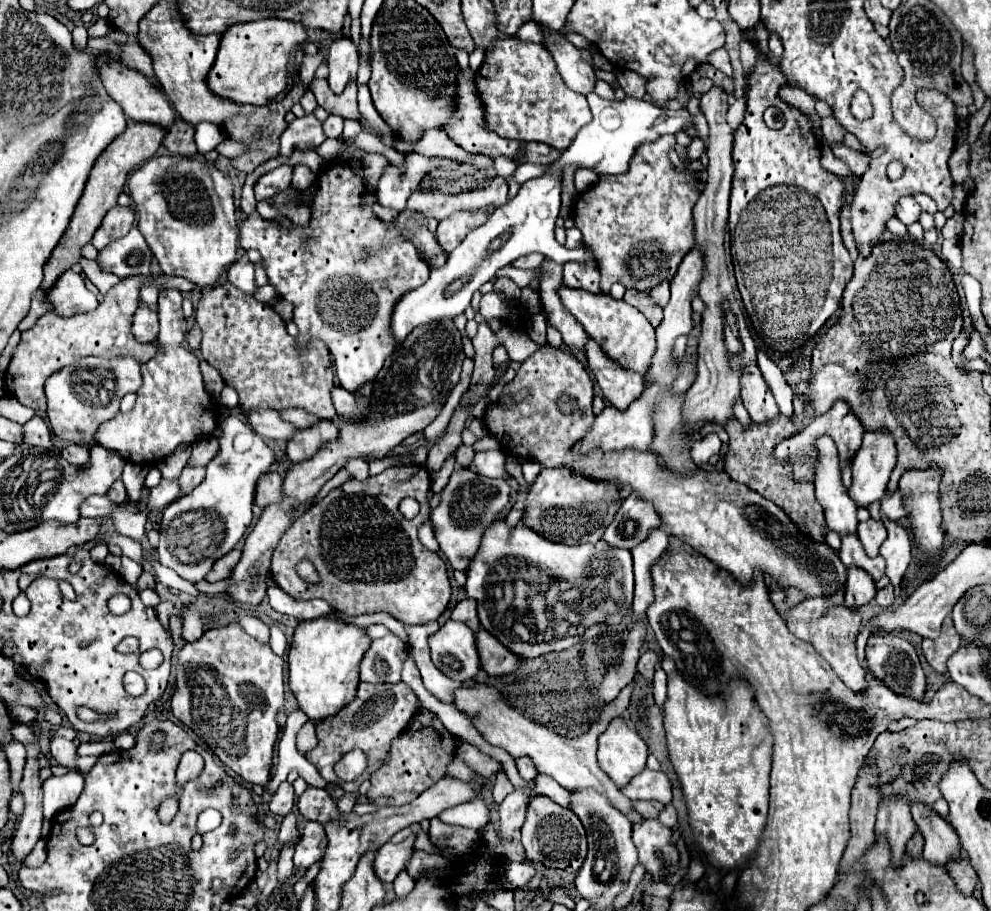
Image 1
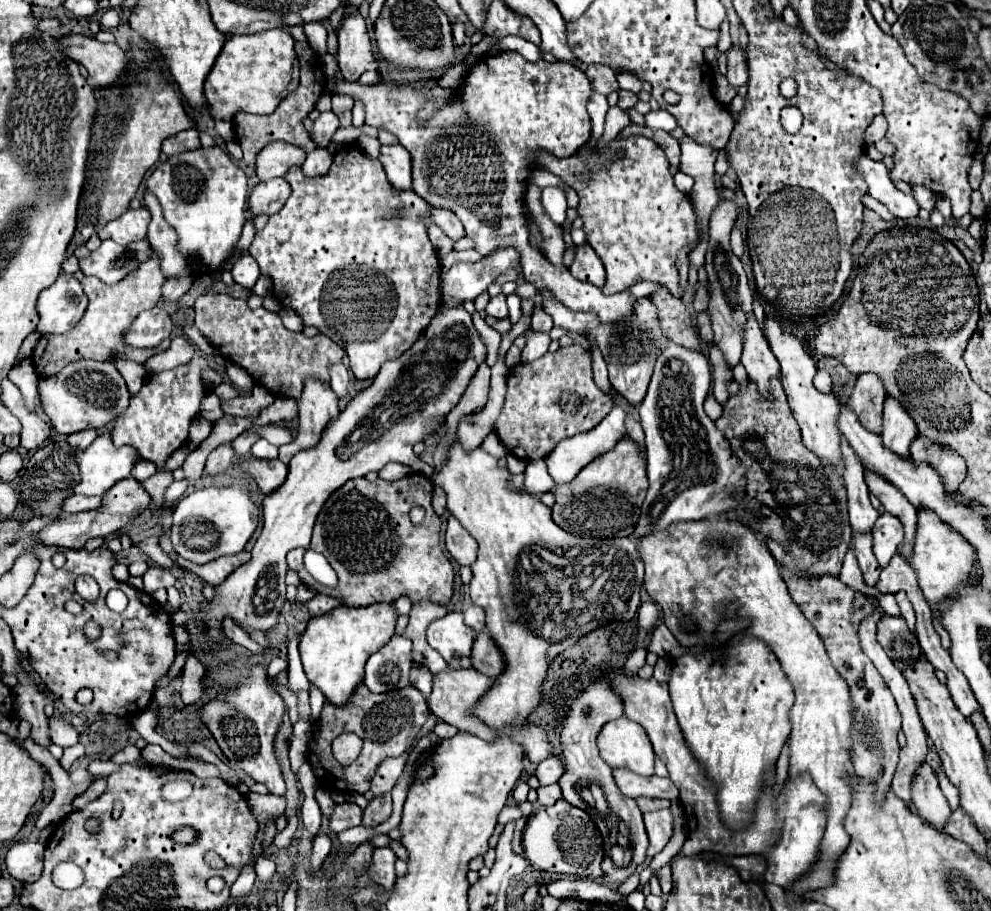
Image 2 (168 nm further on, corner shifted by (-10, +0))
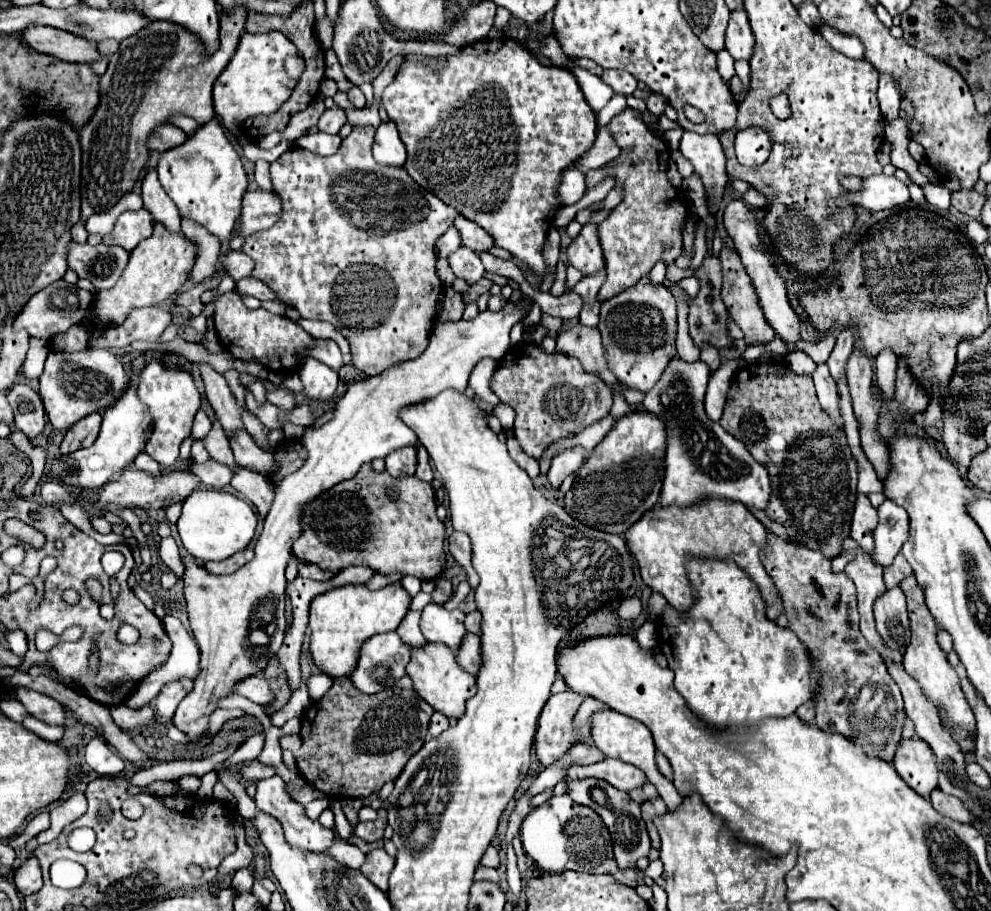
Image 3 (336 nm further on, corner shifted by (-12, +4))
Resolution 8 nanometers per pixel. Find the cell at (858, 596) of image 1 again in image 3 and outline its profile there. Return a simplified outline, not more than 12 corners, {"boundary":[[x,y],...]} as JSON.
{"boundary":[[858,495],[850,537],[868,555],[874,553],[876,509]]}

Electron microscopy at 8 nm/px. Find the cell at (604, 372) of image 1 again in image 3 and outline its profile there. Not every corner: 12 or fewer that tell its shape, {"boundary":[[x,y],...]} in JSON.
{"boundary":[[648,277],[600,307],[604,357],[640,393],[676,355],[676,299]]}

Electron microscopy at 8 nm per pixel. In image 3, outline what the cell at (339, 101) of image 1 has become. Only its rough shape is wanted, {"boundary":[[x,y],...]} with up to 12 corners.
{"boundary":[[508,39],[382,93],[406,171],[536,279],[596,139],[570,69]]}

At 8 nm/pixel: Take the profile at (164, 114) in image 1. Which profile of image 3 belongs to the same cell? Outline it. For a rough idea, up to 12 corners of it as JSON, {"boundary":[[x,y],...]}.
{"boundary":[[30,25],[26,43],[68,63],[94,63],[96,41],[54,27]]}

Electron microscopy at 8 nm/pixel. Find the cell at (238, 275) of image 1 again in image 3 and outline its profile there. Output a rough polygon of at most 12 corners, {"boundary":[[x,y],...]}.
{"boundary":[[228,251],[222,263],[234,281],[252,275],[254,259]]}

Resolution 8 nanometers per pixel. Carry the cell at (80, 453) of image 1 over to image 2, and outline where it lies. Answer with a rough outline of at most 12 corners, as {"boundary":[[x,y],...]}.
{"boundary":[[96,429],[68,435],[74,449],[86,449],[96,439]]}

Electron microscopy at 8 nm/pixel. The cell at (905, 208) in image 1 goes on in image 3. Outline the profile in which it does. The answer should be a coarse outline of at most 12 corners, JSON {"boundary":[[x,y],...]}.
{"boundary":[[884,173],[862,181],[846,203],[870,211],[904,207],[908,187]]}

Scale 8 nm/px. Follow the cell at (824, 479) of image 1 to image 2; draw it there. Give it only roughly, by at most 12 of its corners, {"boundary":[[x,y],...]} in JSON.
{"boundary":[[764,317],[802,439],[844,473],[838,403],[812,385],[814,359],[800,339]]}

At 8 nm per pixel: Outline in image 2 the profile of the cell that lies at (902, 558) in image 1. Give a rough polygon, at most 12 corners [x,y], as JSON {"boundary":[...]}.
{"boundary":[[866,473],[870,493],[902,521],[900,551],[910,553],[918,509],[878,473]]}

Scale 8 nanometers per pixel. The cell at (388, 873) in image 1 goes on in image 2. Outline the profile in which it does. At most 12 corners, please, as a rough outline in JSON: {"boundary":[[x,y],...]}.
{"boundary":[[374,849],[368,875],[384,889],[396,883],[392,849]]}

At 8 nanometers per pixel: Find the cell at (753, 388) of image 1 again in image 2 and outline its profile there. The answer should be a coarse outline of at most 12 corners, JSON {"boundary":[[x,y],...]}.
{"boundary":[[754,317],[744,325],[742,365],[762,395],[780,365]]}

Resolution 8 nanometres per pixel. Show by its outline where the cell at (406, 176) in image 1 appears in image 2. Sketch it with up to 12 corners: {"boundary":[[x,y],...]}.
{"boundary":[[400,143],[382,145],[378,161],[396,189],[412,189],[412,159]]}

